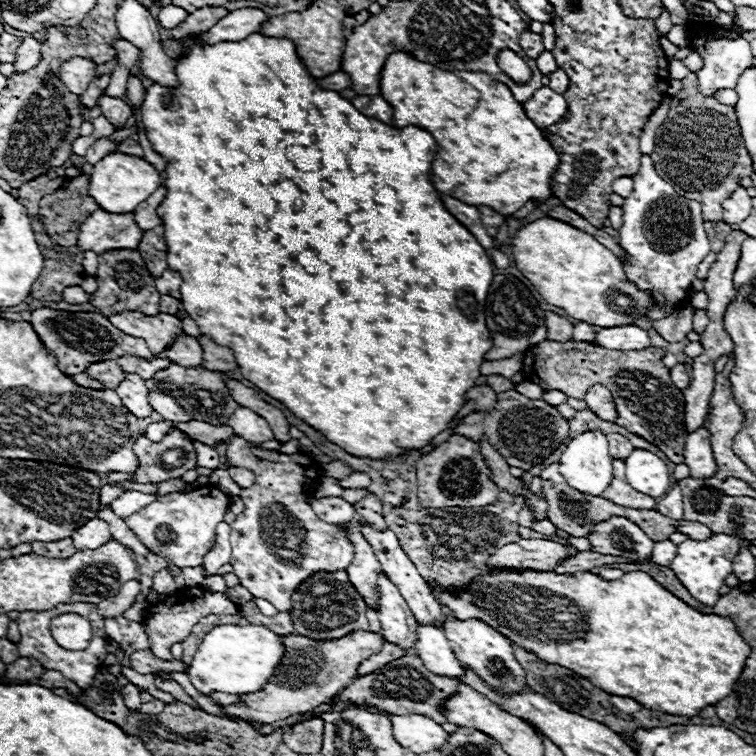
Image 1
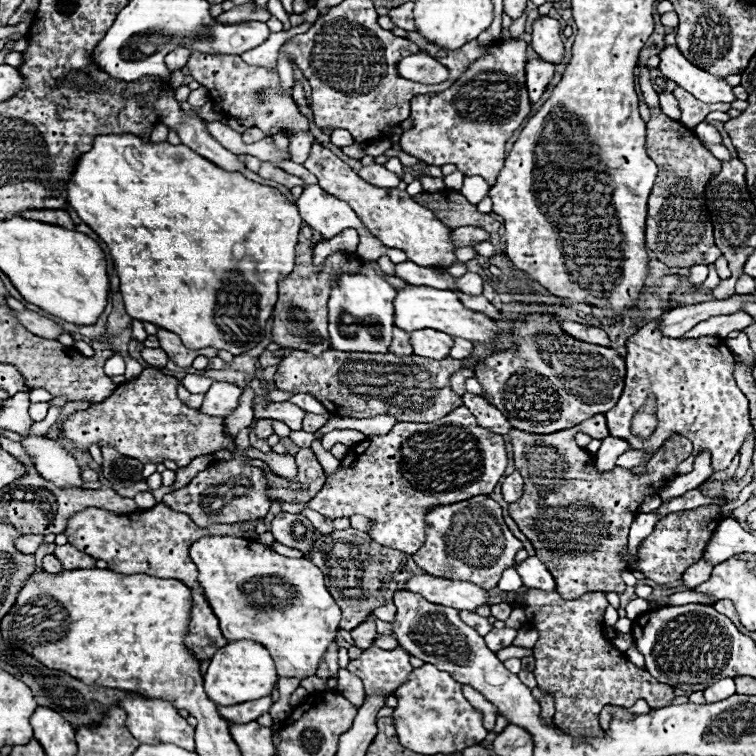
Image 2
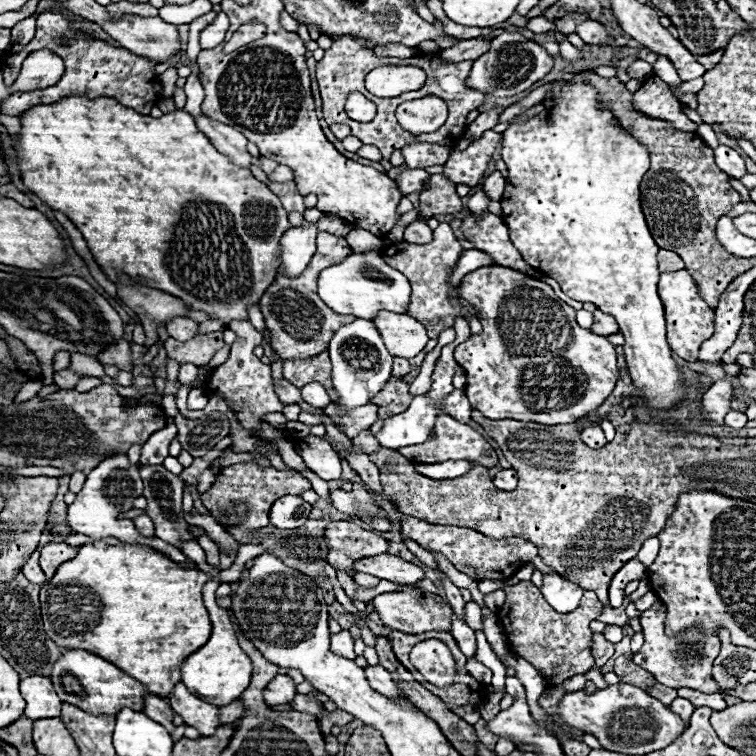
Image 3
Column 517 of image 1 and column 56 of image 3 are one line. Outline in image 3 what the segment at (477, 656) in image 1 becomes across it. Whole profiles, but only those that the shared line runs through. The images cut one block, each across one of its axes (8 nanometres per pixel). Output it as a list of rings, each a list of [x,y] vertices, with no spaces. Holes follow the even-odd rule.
[[[64,650],[60,654],[60,660],[52,666],[50,680],[62,702],[78,706],[84,712],[118,714],[120,708],[132,708],[136,712],[142,712],[142,698],[146,694],[144,686],[124,674],[120,668],[112,666],[112,662],[106,662],[104,658],[88,650]]]

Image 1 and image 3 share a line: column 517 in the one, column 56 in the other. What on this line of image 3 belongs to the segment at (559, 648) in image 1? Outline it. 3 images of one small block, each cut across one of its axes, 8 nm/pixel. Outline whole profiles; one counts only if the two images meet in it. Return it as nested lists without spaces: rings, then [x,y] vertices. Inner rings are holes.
[[[84,544],[78,548],[76,558],[60,564],[54,578],[46,584],[44,600],[40,602],[44,630],[60,648],[90,650],[136,678],[150,694],[166,698],[174,684],[180,682],[182,658],[202,648],[212,634],[212,622],[202,602],[202,588],[208,580],[206,572],[182,568],[144,544]]]

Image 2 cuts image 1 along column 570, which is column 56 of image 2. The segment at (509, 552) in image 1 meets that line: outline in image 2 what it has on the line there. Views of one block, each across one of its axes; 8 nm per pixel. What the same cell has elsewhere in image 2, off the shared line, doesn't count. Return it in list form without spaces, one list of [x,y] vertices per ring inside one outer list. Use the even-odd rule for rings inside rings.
[[[64,544],[64,546],[56,546],[56,558],[62,562],[64,568],[80,568],[80,566],[96,566],[96,560],[88,554],[78,552],[74,546]]]

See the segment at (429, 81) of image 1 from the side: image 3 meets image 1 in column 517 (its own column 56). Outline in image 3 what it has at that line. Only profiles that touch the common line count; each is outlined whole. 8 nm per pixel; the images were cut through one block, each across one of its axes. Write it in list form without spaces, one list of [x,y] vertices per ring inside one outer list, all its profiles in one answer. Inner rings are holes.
[[[72,94],[72,96],[60,98],[58,102],[52,102],[52,104],[30,106],[28,110],[18,114],[18,120],[20,120],[20,134],[18,134],[18,140],[12,140],[12,142],[16,146],[18,168],[20,168],[24,186],[28,190],[32,190],[42,202],[46,202],[52,210],[62,212],[72,220],[72,224],[86,238],[88,250],[92,252],[94,260],[102,266],[102,270],[106,272],[106,276],[112,282],[118,272],[126,270],[124,274],[128,274],[132,280],[138,280],[150,288],[158,288],[158,290],[164,290],[178,298],[184,298],[184,302],[190,304],[194,310],[204,310],[204,312],[212,314],[212,318],[222,320],[224,324],[228,324],[232,320],[248,318],[246,306],[252,302],[258,302],[260,296],[266,292],[266,288],[276,278],[276,268],[278,268],[276,254],[280,248],[280,238],[290,228],[288,214],[282,208],[278,196],[274,196],[266,184],[256,180],[250,170],[234,166],[226,156],[222,156],[212,146],[212,142],[206,138],[204,132],[198,130],[194,118],[188,112],[176,110],[176,112],[160,116],[160,120],[158,120],[152,116],[142,116],[132,108],[120,106],[120,102],[116,102],[116,98],[90,100],[86,94],[84,96]]]

